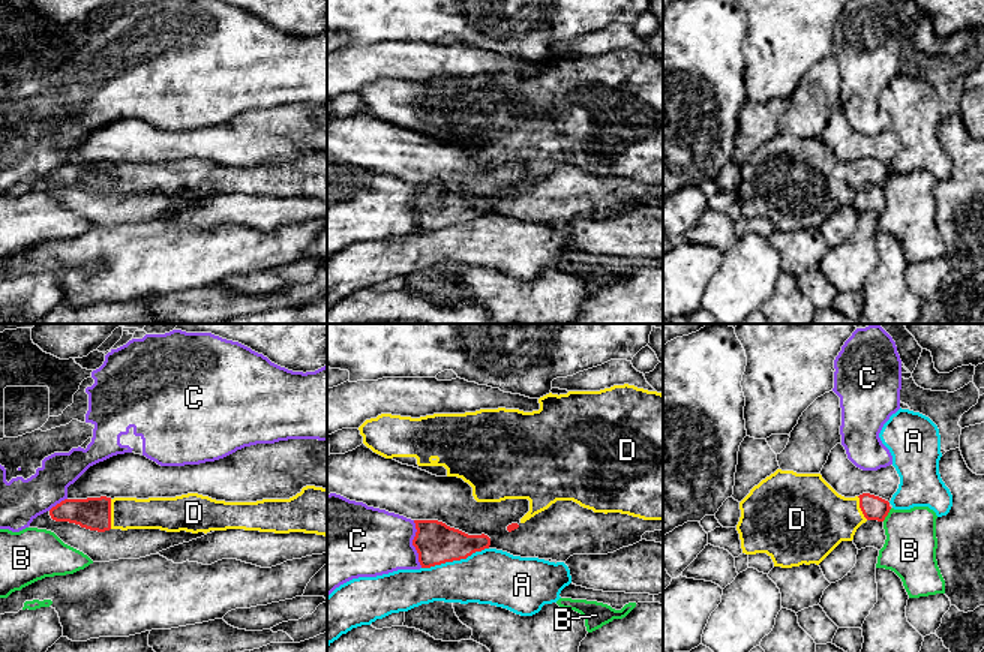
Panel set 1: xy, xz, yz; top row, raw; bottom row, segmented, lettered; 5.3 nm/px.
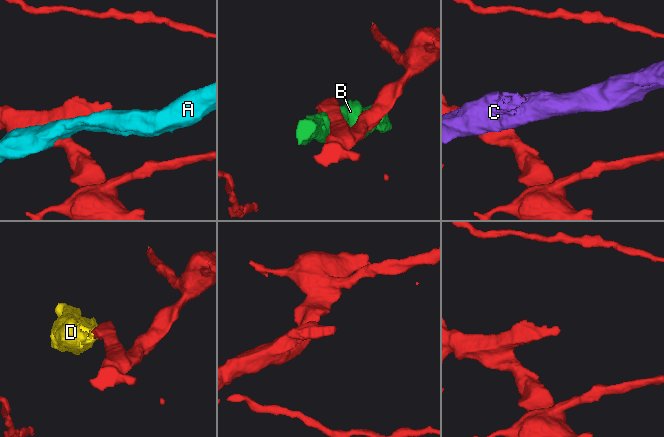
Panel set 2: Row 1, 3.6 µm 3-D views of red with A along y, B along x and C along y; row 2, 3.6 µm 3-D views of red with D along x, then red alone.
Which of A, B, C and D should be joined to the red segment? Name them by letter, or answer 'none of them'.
D

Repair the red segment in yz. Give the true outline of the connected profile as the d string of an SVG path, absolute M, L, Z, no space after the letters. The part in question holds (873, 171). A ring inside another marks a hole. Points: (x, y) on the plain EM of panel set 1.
M777 133L750 154L740 166L740 174L736 195L742 217L766 217L774 231L792 232L819 229L842 205L852 205L862 187L884 186L891 171L888 165L870 157L844 162L820 138Z

